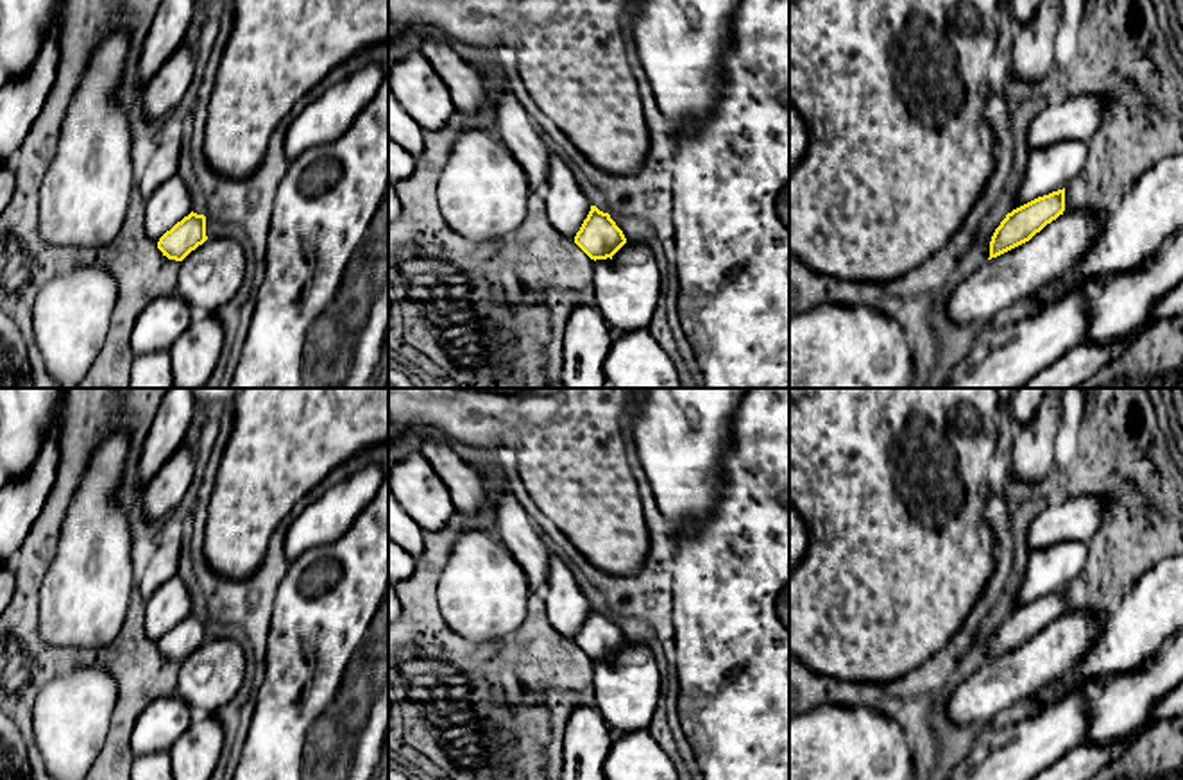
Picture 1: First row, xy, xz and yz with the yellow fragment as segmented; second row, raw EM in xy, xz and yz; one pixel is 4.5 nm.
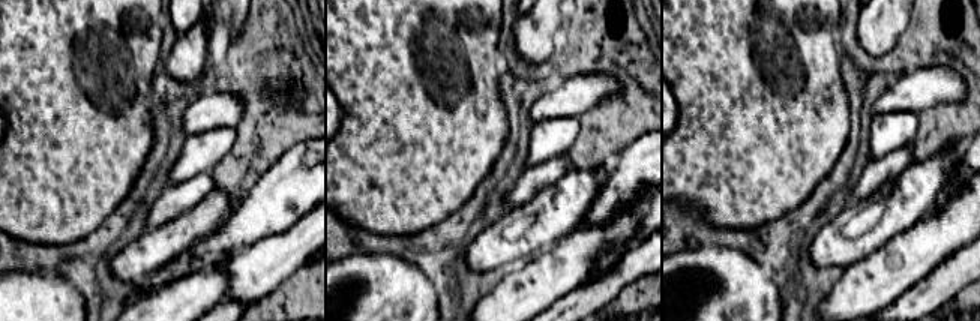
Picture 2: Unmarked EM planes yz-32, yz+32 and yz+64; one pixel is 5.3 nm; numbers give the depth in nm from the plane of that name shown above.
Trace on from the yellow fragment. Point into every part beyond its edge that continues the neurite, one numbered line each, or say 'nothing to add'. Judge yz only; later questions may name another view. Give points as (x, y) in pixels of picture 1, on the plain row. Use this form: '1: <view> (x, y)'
nothing to add

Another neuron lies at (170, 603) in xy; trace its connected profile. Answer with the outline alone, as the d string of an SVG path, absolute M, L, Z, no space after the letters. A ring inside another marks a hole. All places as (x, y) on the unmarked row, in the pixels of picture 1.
M181 576L163 583L149 599L145 632L154 642L191 614L191 598Z

